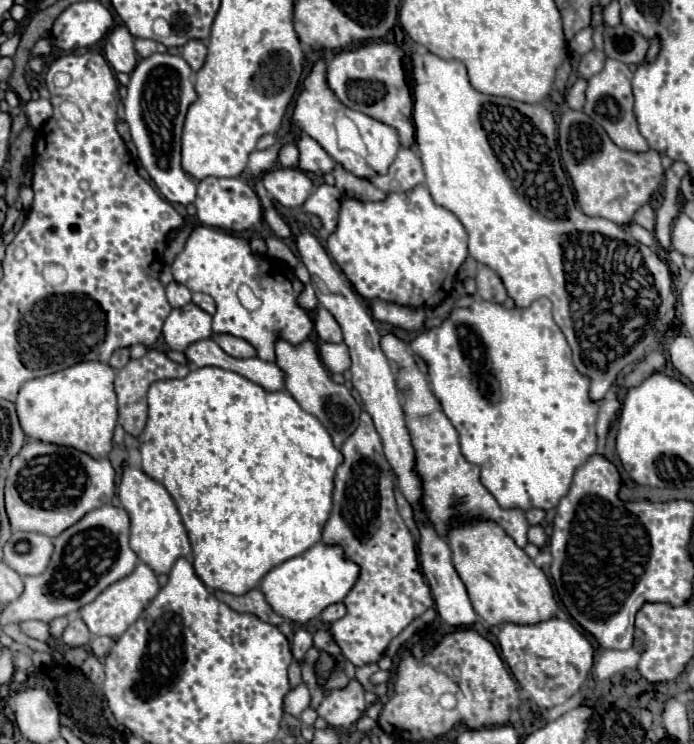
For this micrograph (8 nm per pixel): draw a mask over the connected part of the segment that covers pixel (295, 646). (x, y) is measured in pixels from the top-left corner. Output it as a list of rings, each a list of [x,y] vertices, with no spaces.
[[[296,630],[294,634],[294,640],[292,640],[292,654],[294,654],[294,660],[296,662],[302,662],[306,650],[312,646],[312,636],[310,632],[306,630]]]

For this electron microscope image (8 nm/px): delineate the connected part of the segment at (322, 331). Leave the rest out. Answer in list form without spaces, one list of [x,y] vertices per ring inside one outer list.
[[[324,306],[316,308],[314,328],[316,328],[318,338],[324,342],[342,342],[342,330],[340,330],[336,318]]]

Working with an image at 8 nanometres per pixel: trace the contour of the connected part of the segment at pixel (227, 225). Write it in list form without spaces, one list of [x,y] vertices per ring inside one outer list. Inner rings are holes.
[[[204,178],[198,182],[196,194],[198,220],[206,226],[222,228],[228,232],[246,232],[262,222],[262,206],[254,188],[240,178]]]

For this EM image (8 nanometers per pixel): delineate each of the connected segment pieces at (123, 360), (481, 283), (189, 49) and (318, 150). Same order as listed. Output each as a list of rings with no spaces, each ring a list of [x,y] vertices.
[[[120,348],[120,350],[116,350],[116,352],[112,354],[112,358],[110,358],[108,364],[110,364],[114,370],[120,370],[120,368],[124,368],[124,366],[128,364],[128,360],[130,360],[128,348]]]
[[[488,266],[478,268],[476,286],[478,286],[478,296],[488,302],[504,302],[508,298],[508,292],[504,290],[500,276],[494,270],[490,270]]]
[[[190,40],[182,50],[182,58],[190,64],[194,72],[198,72],[206,60],[206,44],[200,40]]]
[[[302,136],[298,140],[298,150],[300,150],[300,170],[304,172],[314,172],[314,174],[326,174],[332,172],[334,160],[332,156],[312,138],[312,136]]]

